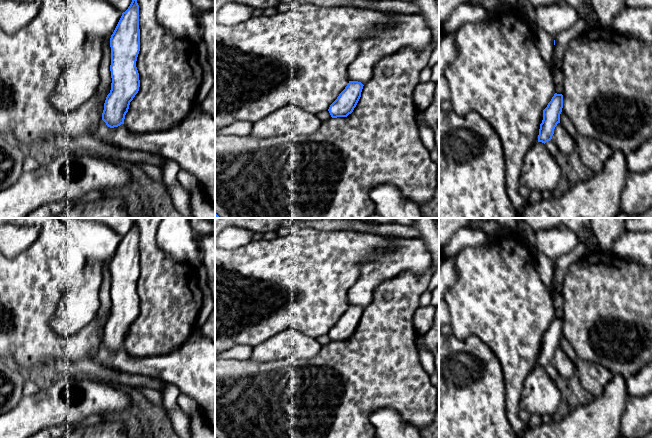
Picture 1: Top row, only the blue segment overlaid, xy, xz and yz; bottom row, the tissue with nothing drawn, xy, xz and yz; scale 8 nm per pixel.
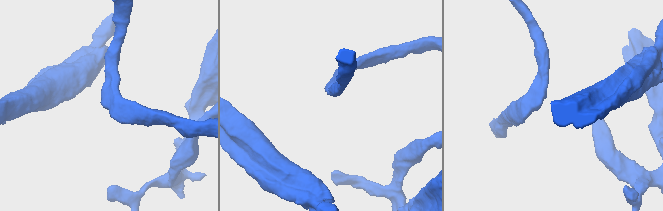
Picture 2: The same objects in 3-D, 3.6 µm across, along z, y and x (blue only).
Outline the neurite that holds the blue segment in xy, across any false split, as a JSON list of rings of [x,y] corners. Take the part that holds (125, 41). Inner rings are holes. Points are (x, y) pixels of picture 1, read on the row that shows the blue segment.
[[[132,0],[110,38],[111,90],[107,95],[102,120],[110,128],[124,124],[130,102],[139,91],[140,80],[136,67],[140,51],[139,5]]]

